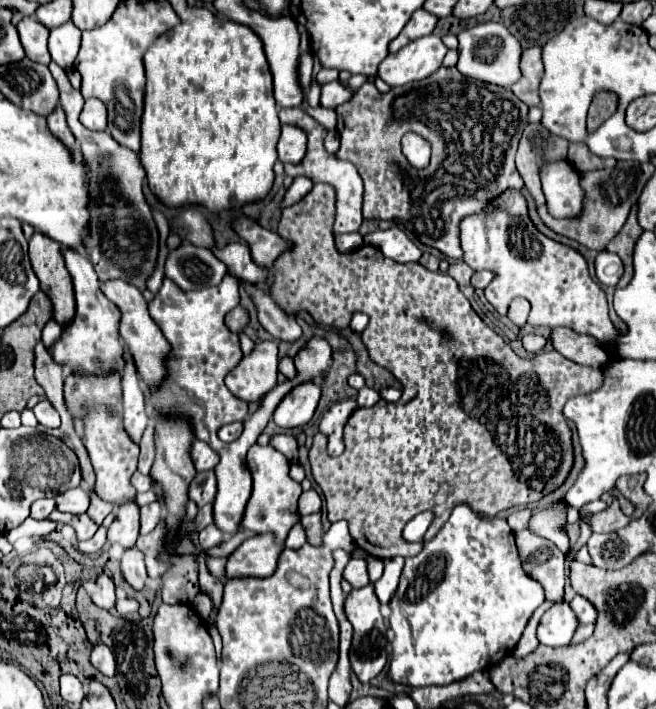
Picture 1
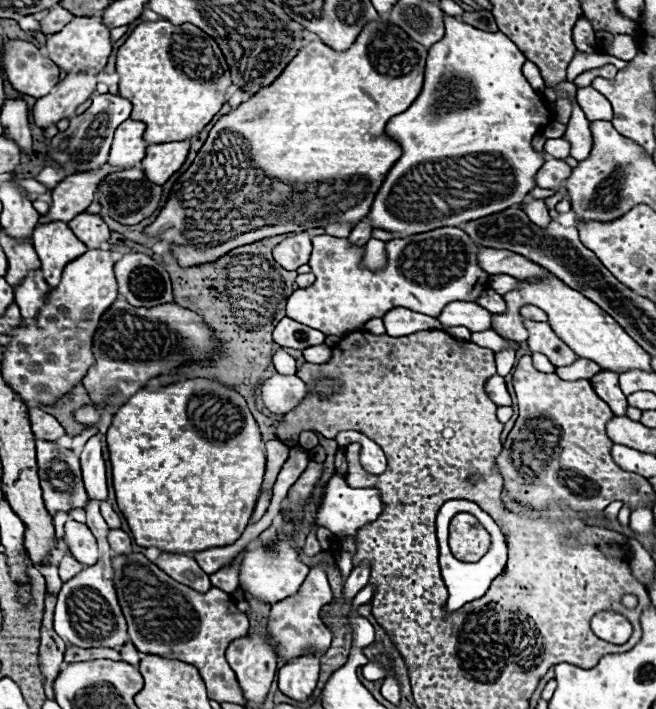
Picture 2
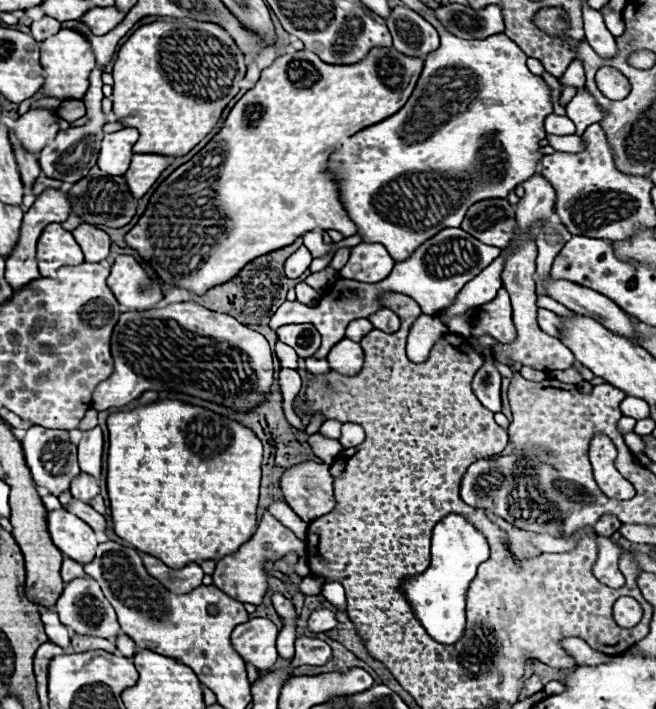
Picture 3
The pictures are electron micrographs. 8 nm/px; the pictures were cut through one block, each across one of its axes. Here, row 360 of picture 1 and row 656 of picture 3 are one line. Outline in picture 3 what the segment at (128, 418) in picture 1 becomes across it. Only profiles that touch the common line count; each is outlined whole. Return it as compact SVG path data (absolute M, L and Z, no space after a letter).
M120 634L120 636L116 638L116 646L118 646L118 652L120 652L122 656L132 658L132 656L136 654L136 646L134 646L134 642L132 642L126 634Z

